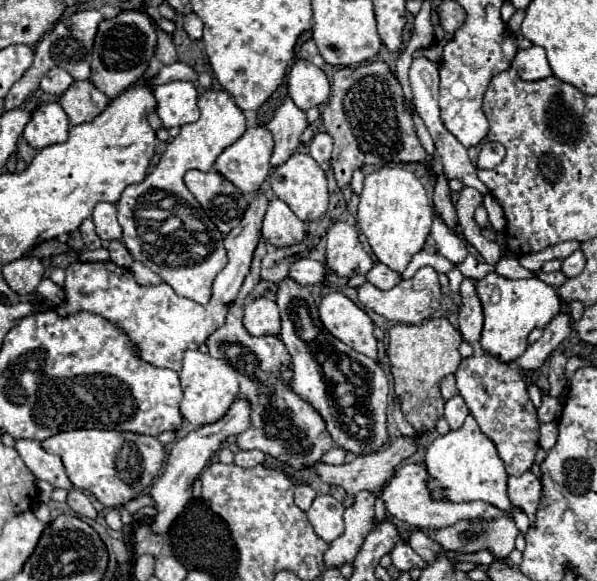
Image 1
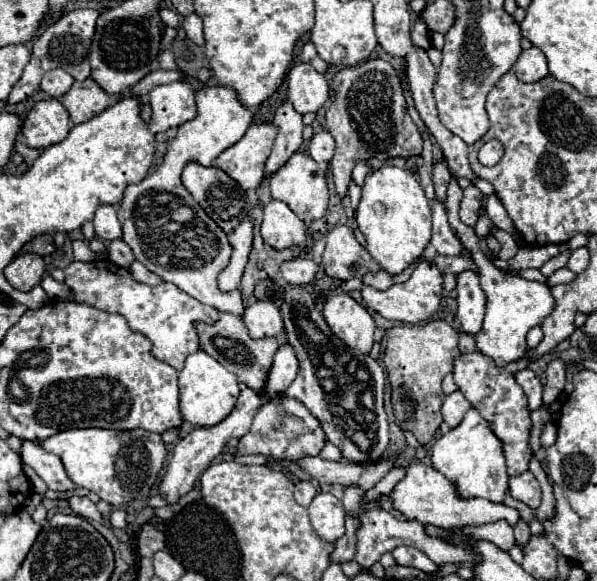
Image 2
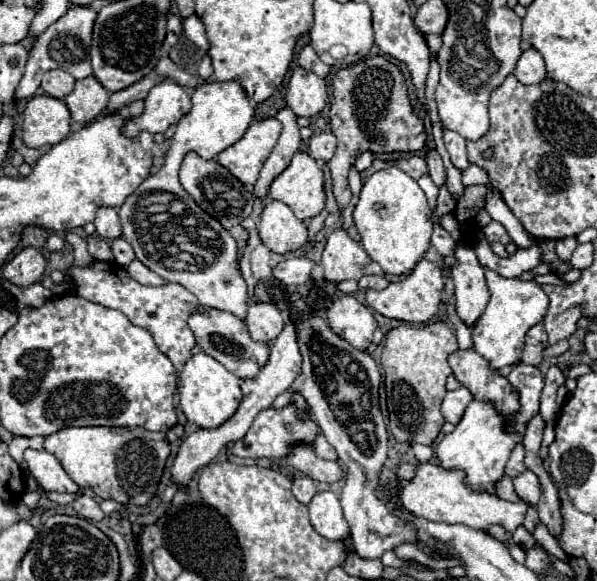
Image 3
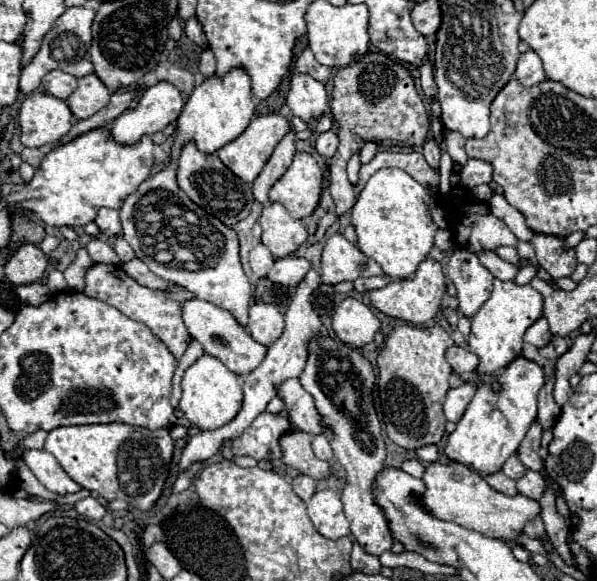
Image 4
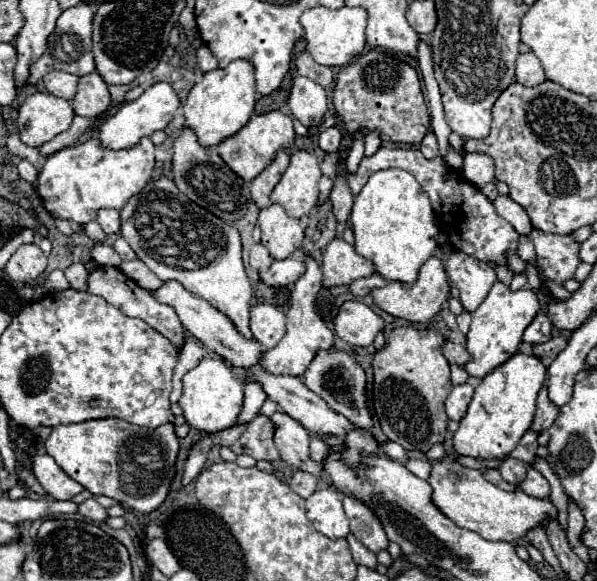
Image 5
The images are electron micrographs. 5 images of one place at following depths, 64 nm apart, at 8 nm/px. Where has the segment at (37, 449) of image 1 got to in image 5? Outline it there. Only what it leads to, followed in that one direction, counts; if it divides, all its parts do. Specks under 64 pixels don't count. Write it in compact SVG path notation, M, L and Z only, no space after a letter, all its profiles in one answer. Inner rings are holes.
M32 452L30 454L32 472L38 478L38 482L44 486L44 490L54 500L70 500L74 494L82 492L84 488L72 480L58 464L56 460L46 452Z

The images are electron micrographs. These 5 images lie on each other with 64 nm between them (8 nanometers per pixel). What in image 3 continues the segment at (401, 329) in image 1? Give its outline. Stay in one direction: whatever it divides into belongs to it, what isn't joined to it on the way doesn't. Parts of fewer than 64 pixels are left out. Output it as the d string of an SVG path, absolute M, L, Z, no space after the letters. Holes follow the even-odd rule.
M444 322L426 326L402 324L386 334L382 348L382 368L386 374L386 394L390 412L390 432L398 442L432 444L442 430L440 404L446 394L446 378L452 374L448 356L458 350L454 332Z

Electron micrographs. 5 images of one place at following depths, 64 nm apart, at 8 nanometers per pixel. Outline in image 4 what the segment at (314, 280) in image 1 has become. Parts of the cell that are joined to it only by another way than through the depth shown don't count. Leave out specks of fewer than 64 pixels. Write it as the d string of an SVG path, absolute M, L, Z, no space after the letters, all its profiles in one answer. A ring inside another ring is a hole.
M286 256L274 262L272 270L268 272L268 278L272 282L284 284L284 286L296 286L300 284L300 280L304 280L304 276L308 274L308 270L312 268L312 264L306 258L298 258L298 256Z

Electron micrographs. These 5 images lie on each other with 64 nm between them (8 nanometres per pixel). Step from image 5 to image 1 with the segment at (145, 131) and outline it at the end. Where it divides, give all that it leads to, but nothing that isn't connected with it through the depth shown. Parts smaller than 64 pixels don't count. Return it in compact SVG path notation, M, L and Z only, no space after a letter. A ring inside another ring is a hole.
M168 82L154 88L158 100L156 114L160 116L164 128L184 126L198 120L198 92L192 82Z

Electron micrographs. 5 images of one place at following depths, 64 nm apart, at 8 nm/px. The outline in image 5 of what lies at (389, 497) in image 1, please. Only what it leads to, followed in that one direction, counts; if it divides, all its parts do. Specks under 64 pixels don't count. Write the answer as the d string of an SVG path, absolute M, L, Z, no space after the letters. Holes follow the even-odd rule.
M438 460L432 464L428 484L432 486L432 502L436 508L448 516L454 524L460 528L478 532L486 540L504 540L504 542L516 542L520 540L530 528L536 524L542 524L546 514L556 516L556 506L544 498L532 498L524 494L522 490L506 492L490 482L484 480L480 470L464 468L462 464ZM454 470L454 476L452 476Z

